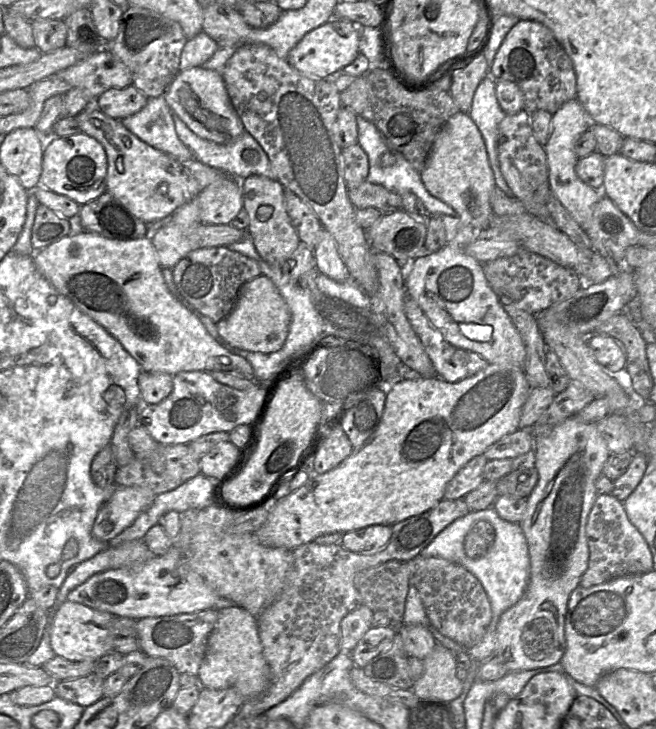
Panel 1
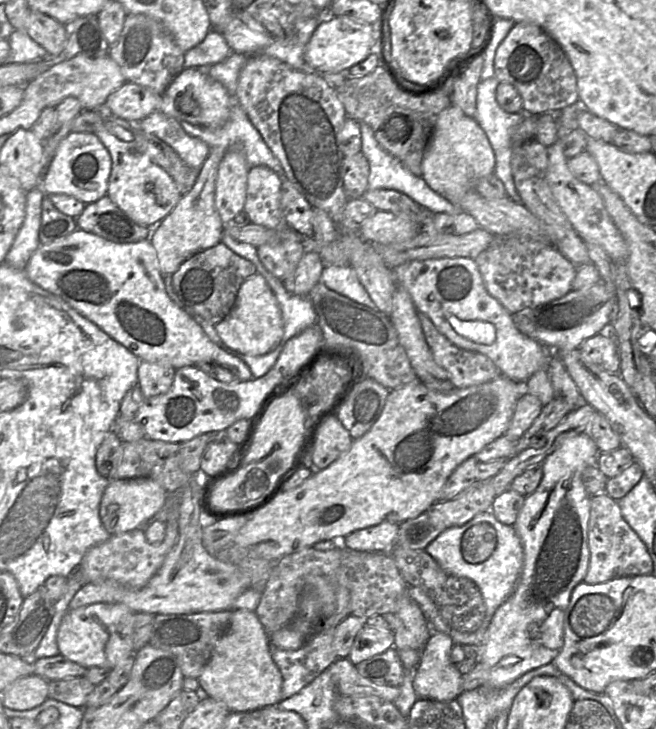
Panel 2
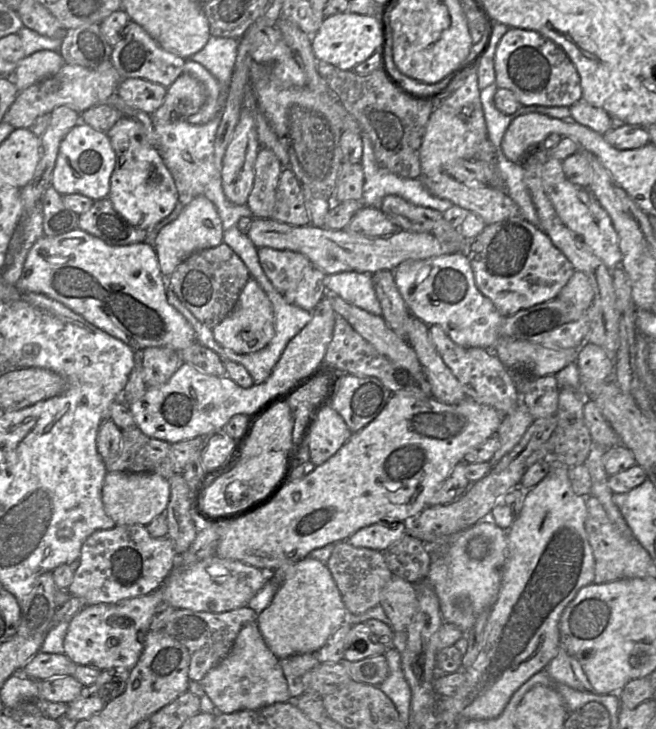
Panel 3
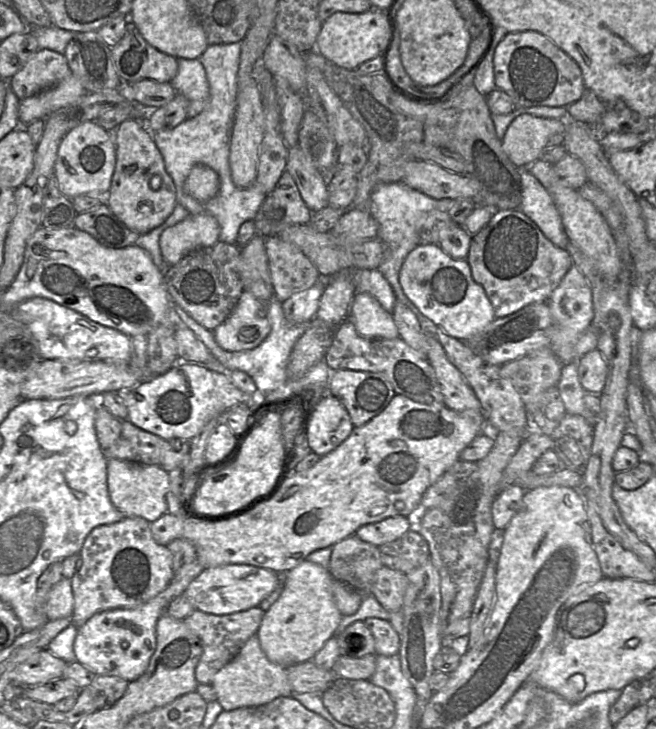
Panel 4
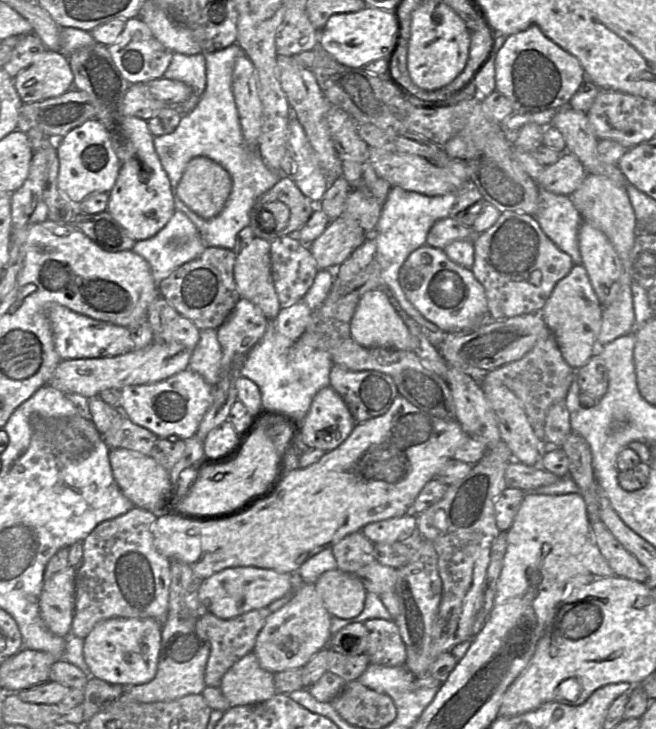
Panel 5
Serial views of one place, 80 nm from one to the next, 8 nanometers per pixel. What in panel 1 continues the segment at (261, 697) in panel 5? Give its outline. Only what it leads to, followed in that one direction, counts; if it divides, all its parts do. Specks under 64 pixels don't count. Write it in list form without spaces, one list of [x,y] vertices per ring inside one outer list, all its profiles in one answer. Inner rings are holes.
[[[226,606],[218,610],[218,618],[211,631],[205,657],[197,678],[200,688],[235,689],[249,700],[262,694],[268,684],[270,672],[263,655],[257,617],[240,606]]]

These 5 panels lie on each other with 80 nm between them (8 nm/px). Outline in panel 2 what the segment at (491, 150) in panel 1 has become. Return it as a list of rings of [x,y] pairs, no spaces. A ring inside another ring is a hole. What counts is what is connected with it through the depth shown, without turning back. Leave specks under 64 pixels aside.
[[[491,77],[482,80],[478,84],[477,98],[476,98],[476,113],[474,119],[479,124],[481,129],[485,132],[495,154],[495,170],[494,173],[502,182],[506,195],[511,200],[520,203],[520,196],[516,190],[512,170],[511,170],[511,137],[513,129],[526,116],[526,113],[521,111],[519,113],[509,113],[504,111],[497,102],[496,90],[499,85],[496,77]]]

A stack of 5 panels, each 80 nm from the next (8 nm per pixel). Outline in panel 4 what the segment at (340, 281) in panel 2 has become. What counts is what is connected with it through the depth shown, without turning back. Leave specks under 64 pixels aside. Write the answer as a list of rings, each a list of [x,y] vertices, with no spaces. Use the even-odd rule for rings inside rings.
[[[378,269],[356,270],[354,282],[357,293],[371,294],[385,310],[392,313],[397,298],[392,287]]]

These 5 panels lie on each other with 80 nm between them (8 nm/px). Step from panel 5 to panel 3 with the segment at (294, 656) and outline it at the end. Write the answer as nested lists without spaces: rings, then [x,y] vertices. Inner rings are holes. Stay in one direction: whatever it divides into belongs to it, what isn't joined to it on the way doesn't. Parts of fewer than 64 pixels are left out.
[[[306,557],[293,564],[270,605],[257,619],[262,637],[280,660],[317,652],[347,619],[347,609],[327,564]]]

